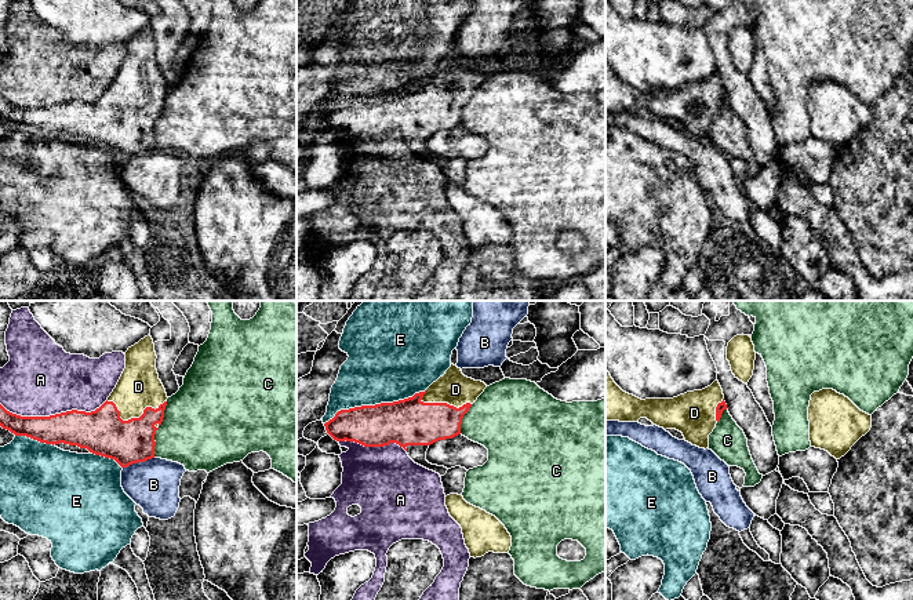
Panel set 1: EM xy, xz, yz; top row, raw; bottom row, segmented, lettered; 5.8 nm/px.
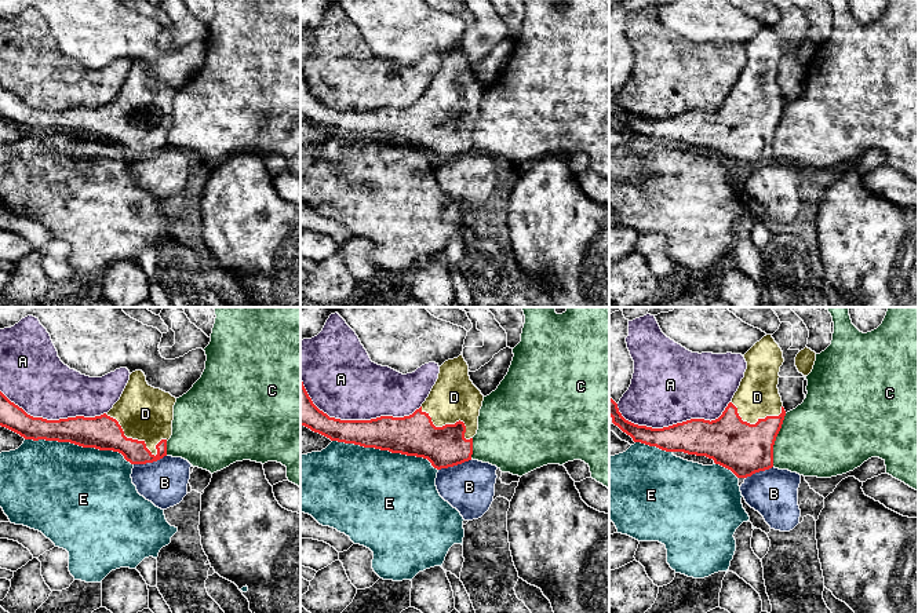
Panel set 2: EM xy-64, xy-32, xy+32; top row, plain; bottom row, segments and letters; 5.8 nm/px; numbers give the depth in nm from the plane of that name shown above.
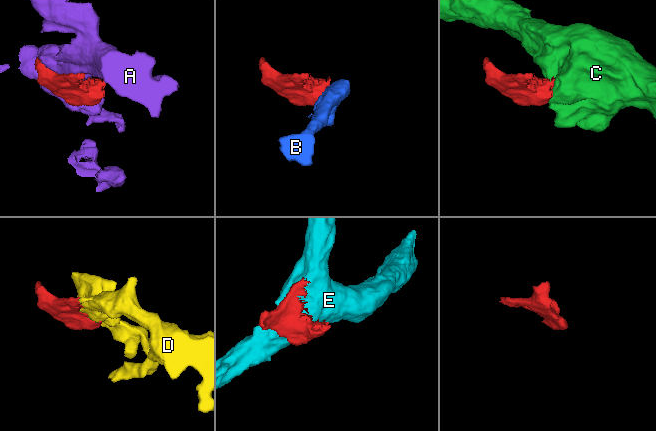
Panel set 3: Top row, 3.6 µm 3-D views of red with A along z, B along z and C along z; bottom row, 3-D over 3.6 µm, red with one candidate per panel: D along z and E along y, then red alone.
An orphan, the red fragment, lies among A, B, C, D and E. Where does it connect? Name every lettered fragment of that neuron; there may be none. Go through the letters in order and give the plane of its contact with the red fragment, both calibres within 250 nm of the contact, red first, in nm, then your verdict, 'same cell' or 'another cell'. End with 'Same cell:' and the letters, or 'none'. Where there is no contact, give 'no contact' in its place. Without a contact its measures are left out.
A: contact in xy; calibres 220 and 440 nm; another cell
B: contact in xy; calibres 260 and 300 nm; another cell
C: contact in xy; calibres 260 and 460 nm; another cell
D: contact in xy; calibres 280 and 240 nm; same cell
E: contact in xz; calibres 280 and 460 nm; another cell
Same cell: D

